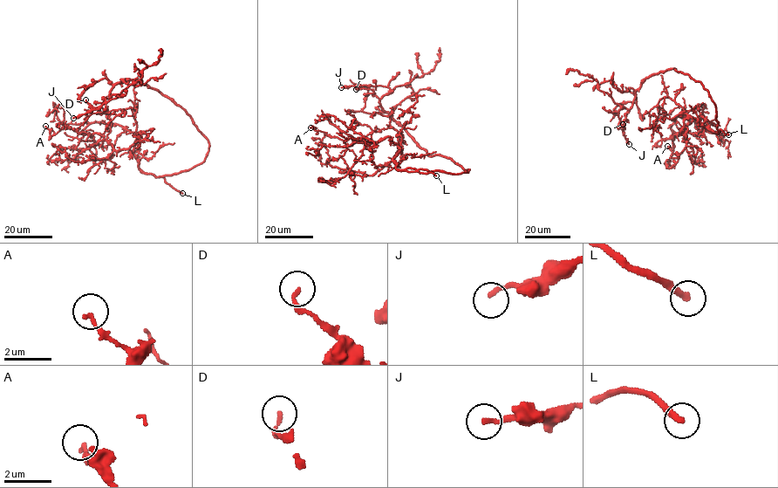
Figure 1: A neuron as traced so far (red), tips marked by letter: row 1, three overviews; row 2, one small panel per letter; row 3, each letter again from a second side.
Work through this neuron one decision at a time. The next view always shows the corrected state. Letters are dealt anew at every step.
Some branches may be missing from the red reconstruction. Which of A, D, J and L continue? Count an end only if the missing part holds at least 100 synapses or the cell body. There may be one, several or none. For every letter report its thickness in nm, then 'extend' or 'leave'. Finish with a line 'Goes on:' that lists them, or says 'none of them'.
A: 160 nm thick; leave
D: 150 nm thick; leave
J: 180 nm thick; leave
L: 280 nm thick; extend
Goes on: L

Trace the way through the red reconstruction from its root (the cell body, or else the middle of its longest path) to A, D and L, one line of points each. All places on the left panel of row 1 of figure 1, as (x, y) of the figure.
A: (208, 152), (187, 170), (154, 176), (139, 168), (136, 140), (117, 151), (98, 134), (51, 135), (45, 126)
D: (208, 152), (208, 141), (183, 109), (143, 83), (127, 79), (116, 84), (99, 106), (92, 107), (85, 99)
L: (208, 152), (202, 161), (187, 170), (158, 176), (150, 174), (163, 177), (182, 193)

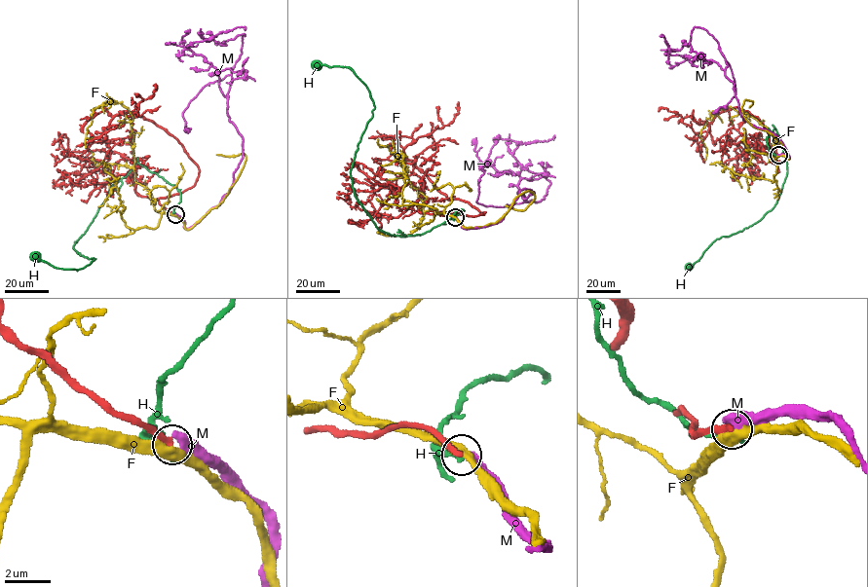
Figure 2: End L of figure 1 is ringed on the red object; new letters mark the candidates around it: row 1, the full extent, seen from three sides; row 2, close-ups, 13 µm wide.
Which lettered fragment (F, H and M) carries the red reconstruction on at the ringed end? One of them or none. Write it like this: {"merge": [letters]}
{"merge": []}

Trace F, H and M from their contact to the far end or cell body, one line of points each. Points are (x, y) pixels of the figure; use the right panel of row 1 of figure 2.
F: (777, 156), (773, 159), (775, 140), (769, 129), (752, 116), (726, 107), (713, 112), (700, 130), (704, 160)
H: (776, 156), (767, 140), (774, 128), (787, 169), (775, 204), (742, 230), (716, 238), (692, 268), (688, 266)
M: (777, 155), (789, 158), (778, 137), (740, 114), (712, 36), (695, 27), (689, 44), (677, 51), (663, 36)

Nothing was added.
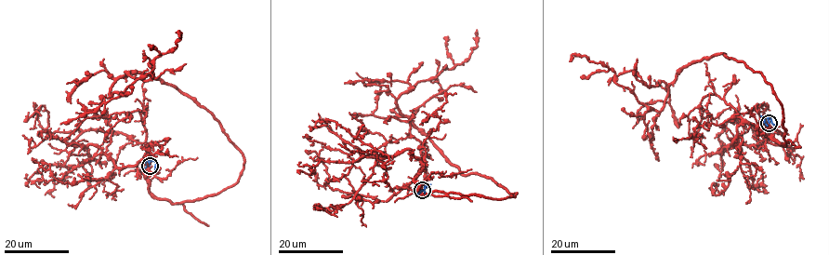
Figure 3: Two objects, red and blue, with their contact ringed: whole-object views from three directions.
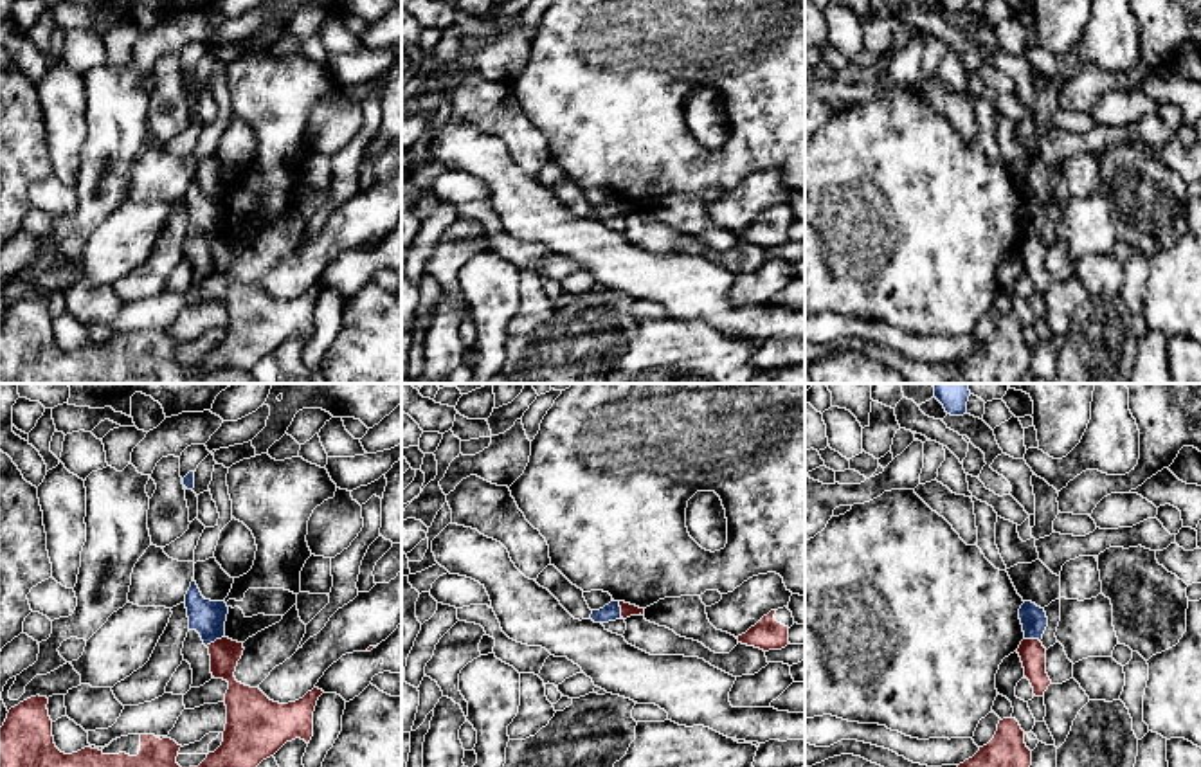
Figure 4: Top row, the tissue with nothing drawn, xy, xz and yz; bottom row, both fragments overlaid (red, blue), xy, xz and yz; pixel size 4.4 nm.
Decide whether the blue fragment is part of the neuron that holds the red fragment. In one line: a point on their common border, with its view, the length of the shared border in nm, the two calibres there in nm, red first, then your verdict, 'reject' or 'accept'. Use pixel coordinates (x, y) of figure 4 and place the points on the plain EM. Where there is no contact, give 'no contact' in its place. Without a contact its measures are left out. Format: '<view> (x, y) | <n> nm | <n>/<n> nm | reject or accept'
xz (622, 207) | 80 nm | 60/80 nm | reject

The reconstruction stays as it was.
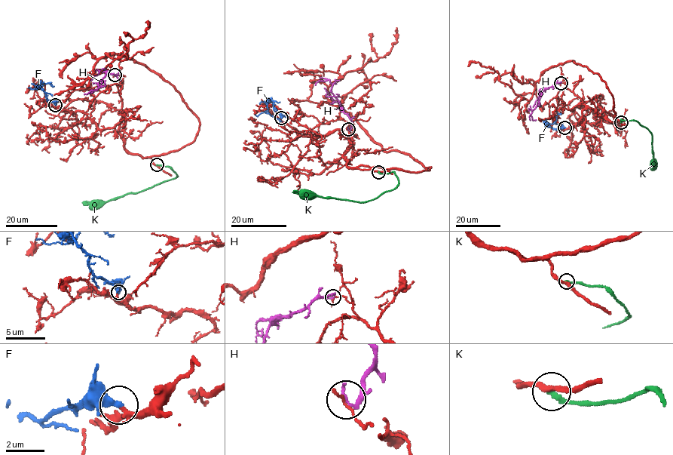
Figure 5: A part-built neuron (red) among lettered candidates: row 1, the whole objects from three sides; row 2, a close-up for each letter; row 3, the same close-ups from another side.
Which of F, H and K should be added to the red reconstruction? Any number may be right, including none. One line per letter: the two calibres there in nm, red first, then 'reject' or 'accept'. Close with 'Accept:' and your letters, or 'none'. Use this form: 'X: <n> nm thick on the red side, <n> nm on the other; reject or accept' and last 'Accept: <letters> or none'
F: 200 nm thick on the red side, 280 nm on the other; accept
H: 160 nm thick on the red side, 220 nm on the other; reject
K: 260 nm thick on the red side, 240 nm on the other; reject
Accept: F

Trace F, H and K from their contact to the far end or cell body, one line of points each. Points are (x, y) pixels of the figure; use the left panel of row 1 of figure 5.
F: (55, 105), (47, 99), (39, 85), (39, 88), (42, 84), (48, 83), (54, 86)
H: (114, 75), (117, 74), (108, 72), (99, 81), (97, 90), (84, 94)
K: (157, 165), (169, 167), (177, 176), (139, 192), (126, 194), (107, 201), (82, 202)

